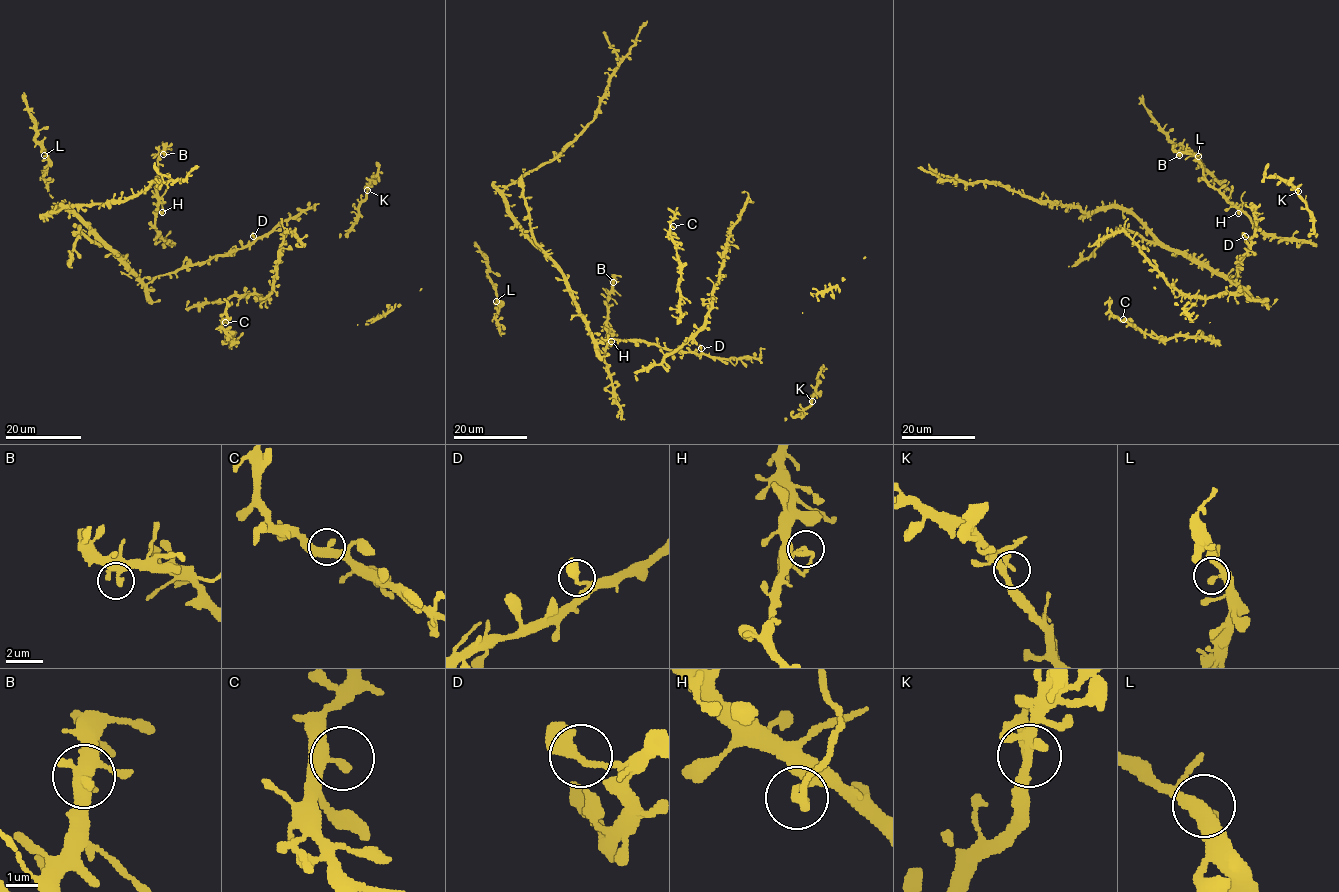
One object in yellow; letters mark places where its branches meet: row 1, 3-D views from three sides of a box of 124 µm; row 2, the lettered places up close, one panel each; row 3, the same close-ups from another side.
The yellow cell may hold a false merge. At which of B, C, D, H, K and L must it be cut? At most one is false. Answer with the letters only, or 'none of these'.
H

